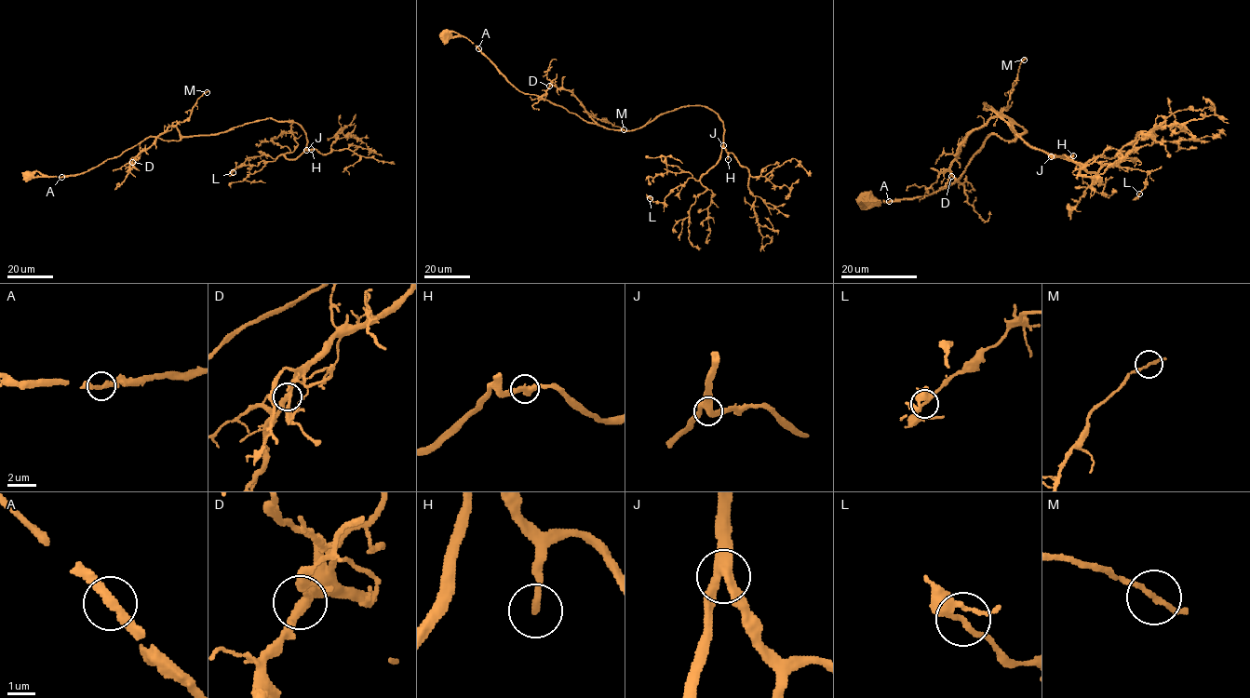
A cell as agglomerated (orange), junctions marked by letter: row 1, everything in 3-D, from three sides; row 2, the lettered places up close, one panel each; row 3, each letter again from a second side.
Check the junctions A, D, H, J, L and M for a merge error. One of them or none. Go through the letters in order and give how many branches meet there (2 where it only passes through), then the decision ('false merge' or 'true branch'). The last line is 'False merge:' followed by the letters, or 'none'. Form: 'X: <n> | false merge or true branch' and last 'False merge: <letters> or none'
A: 2 | true branch
D: 3 | true branch
H: 1 | true branch
J: 3 | true branch
L: 2 | true branch
M: 2 | true branch
False merge: none

